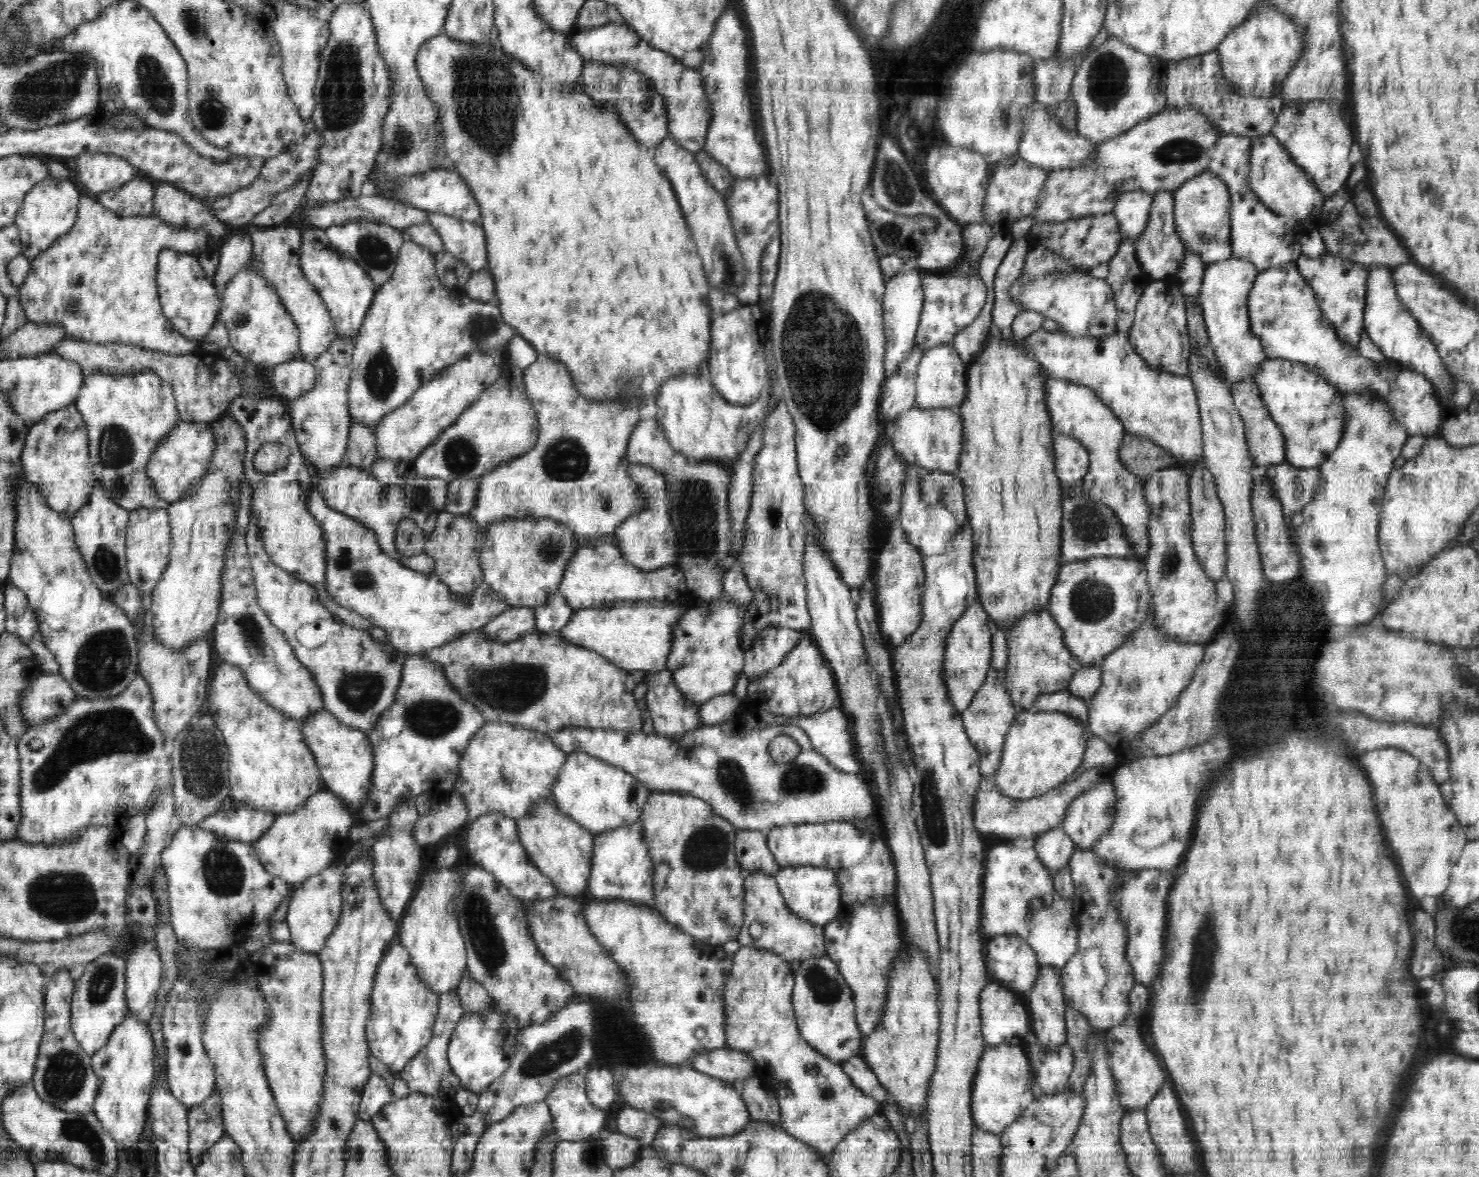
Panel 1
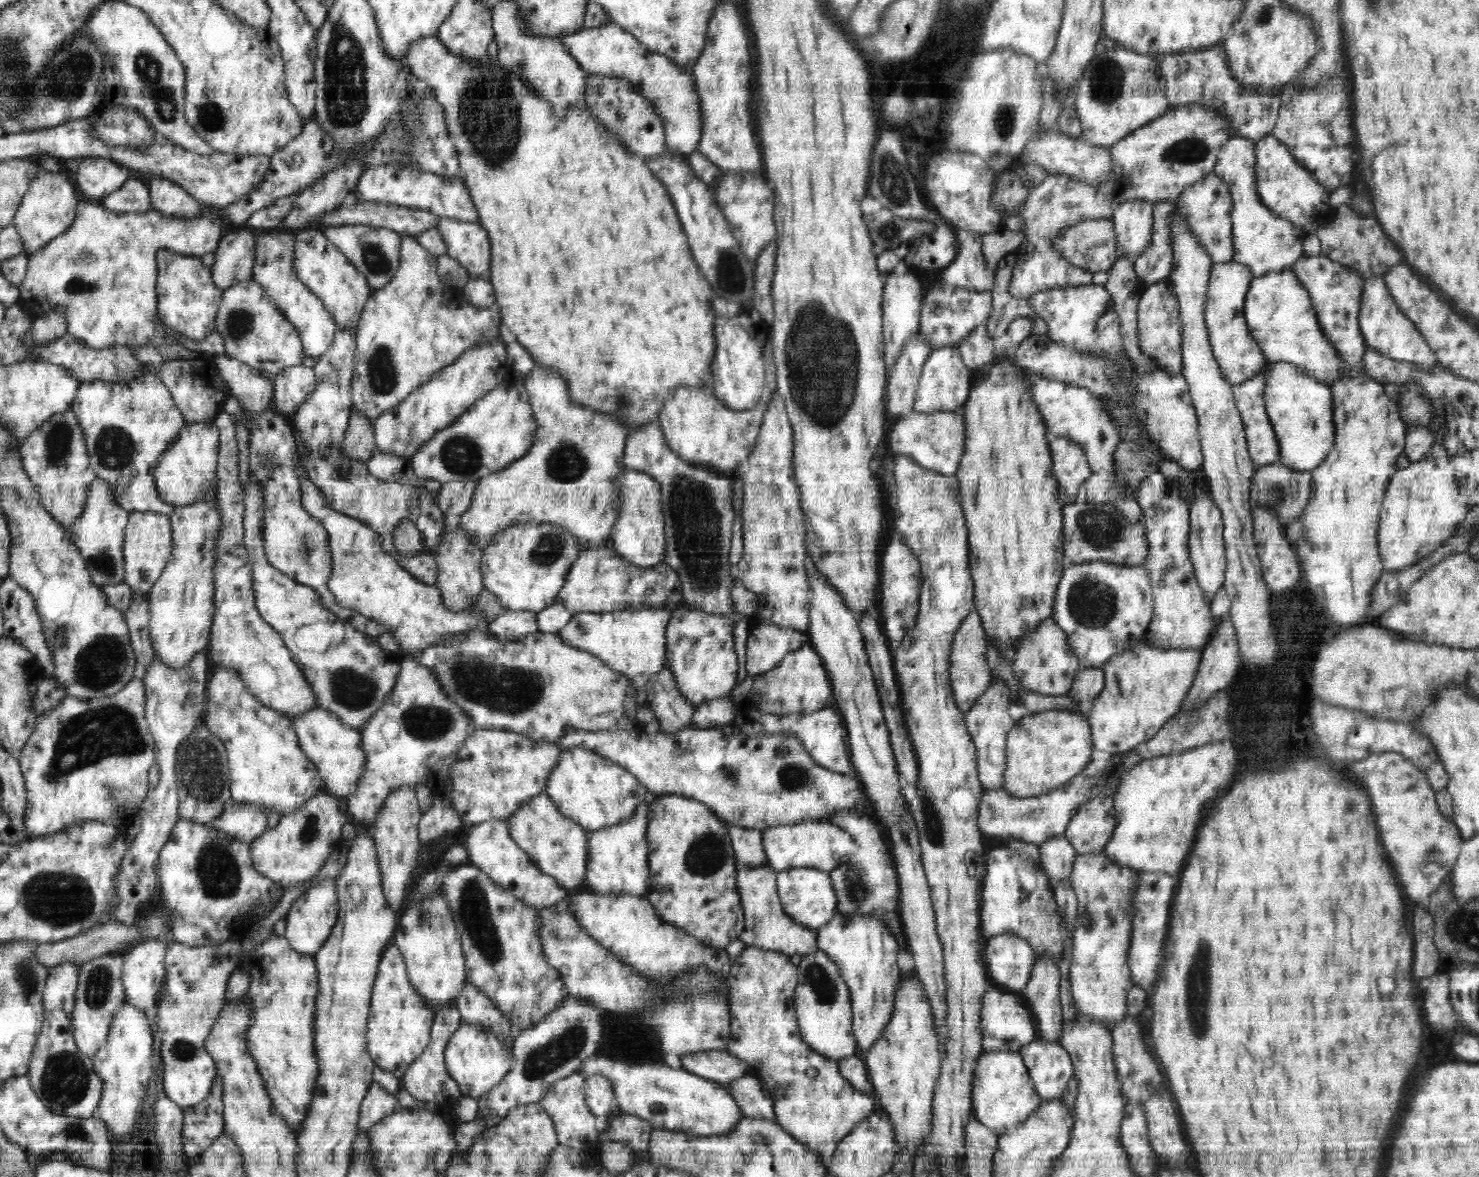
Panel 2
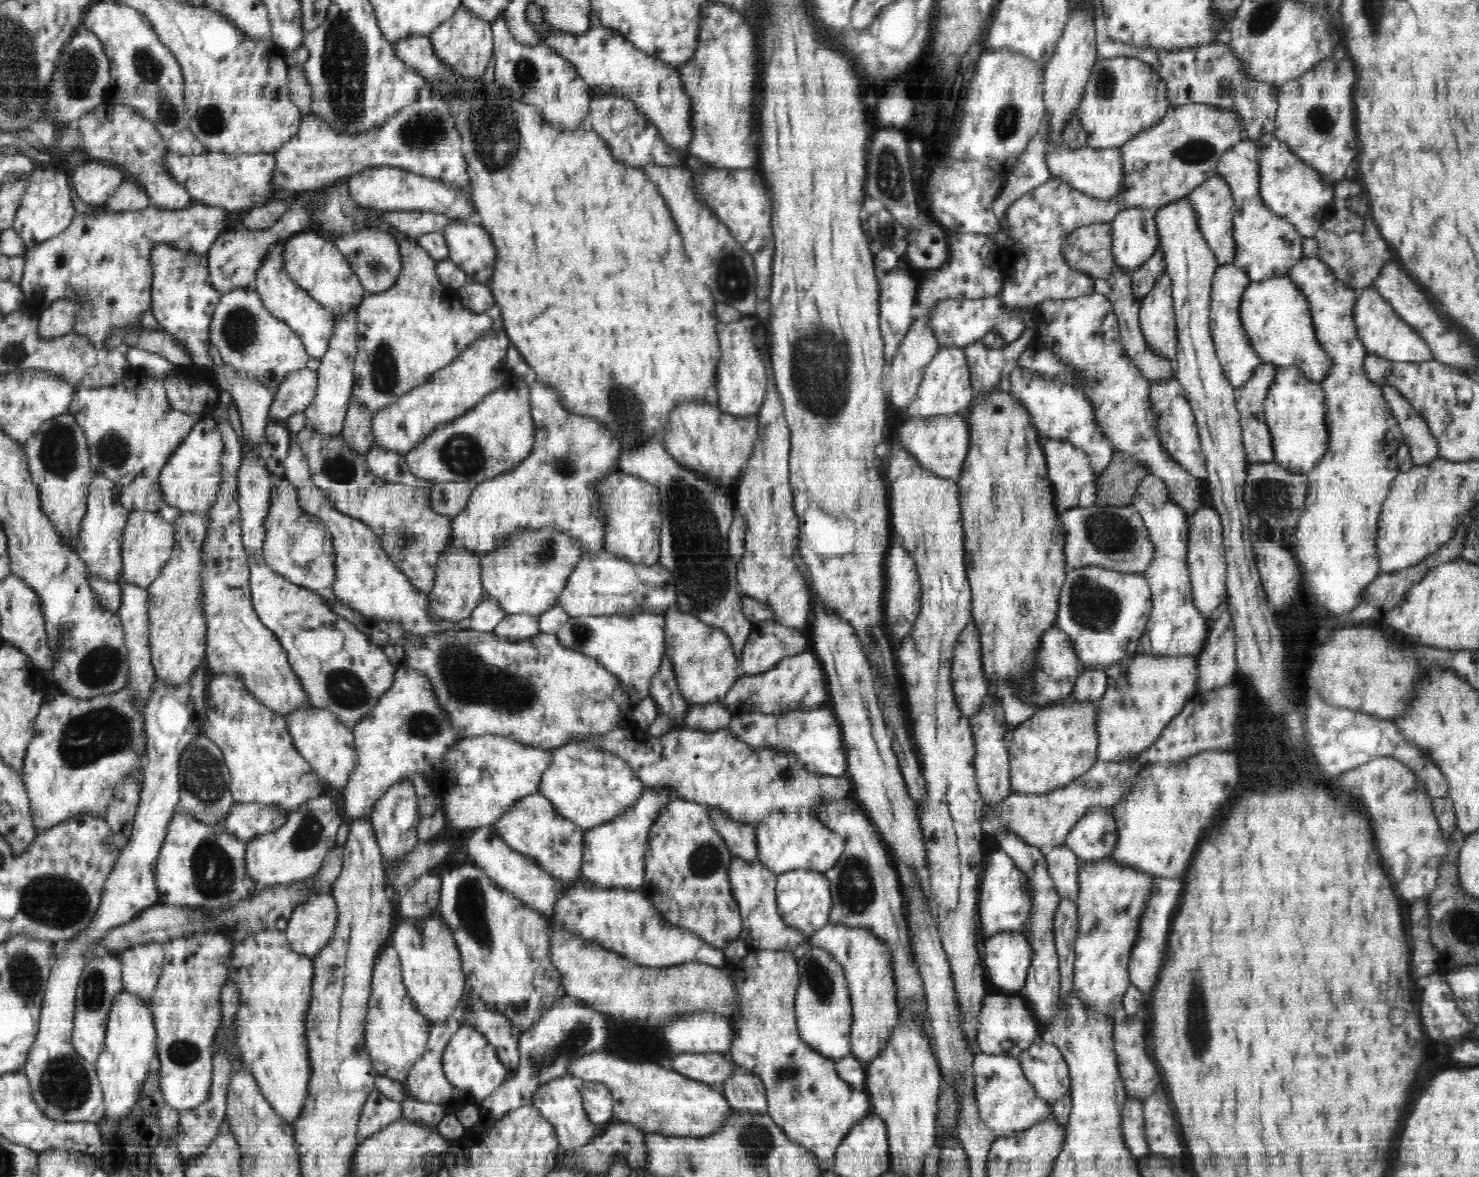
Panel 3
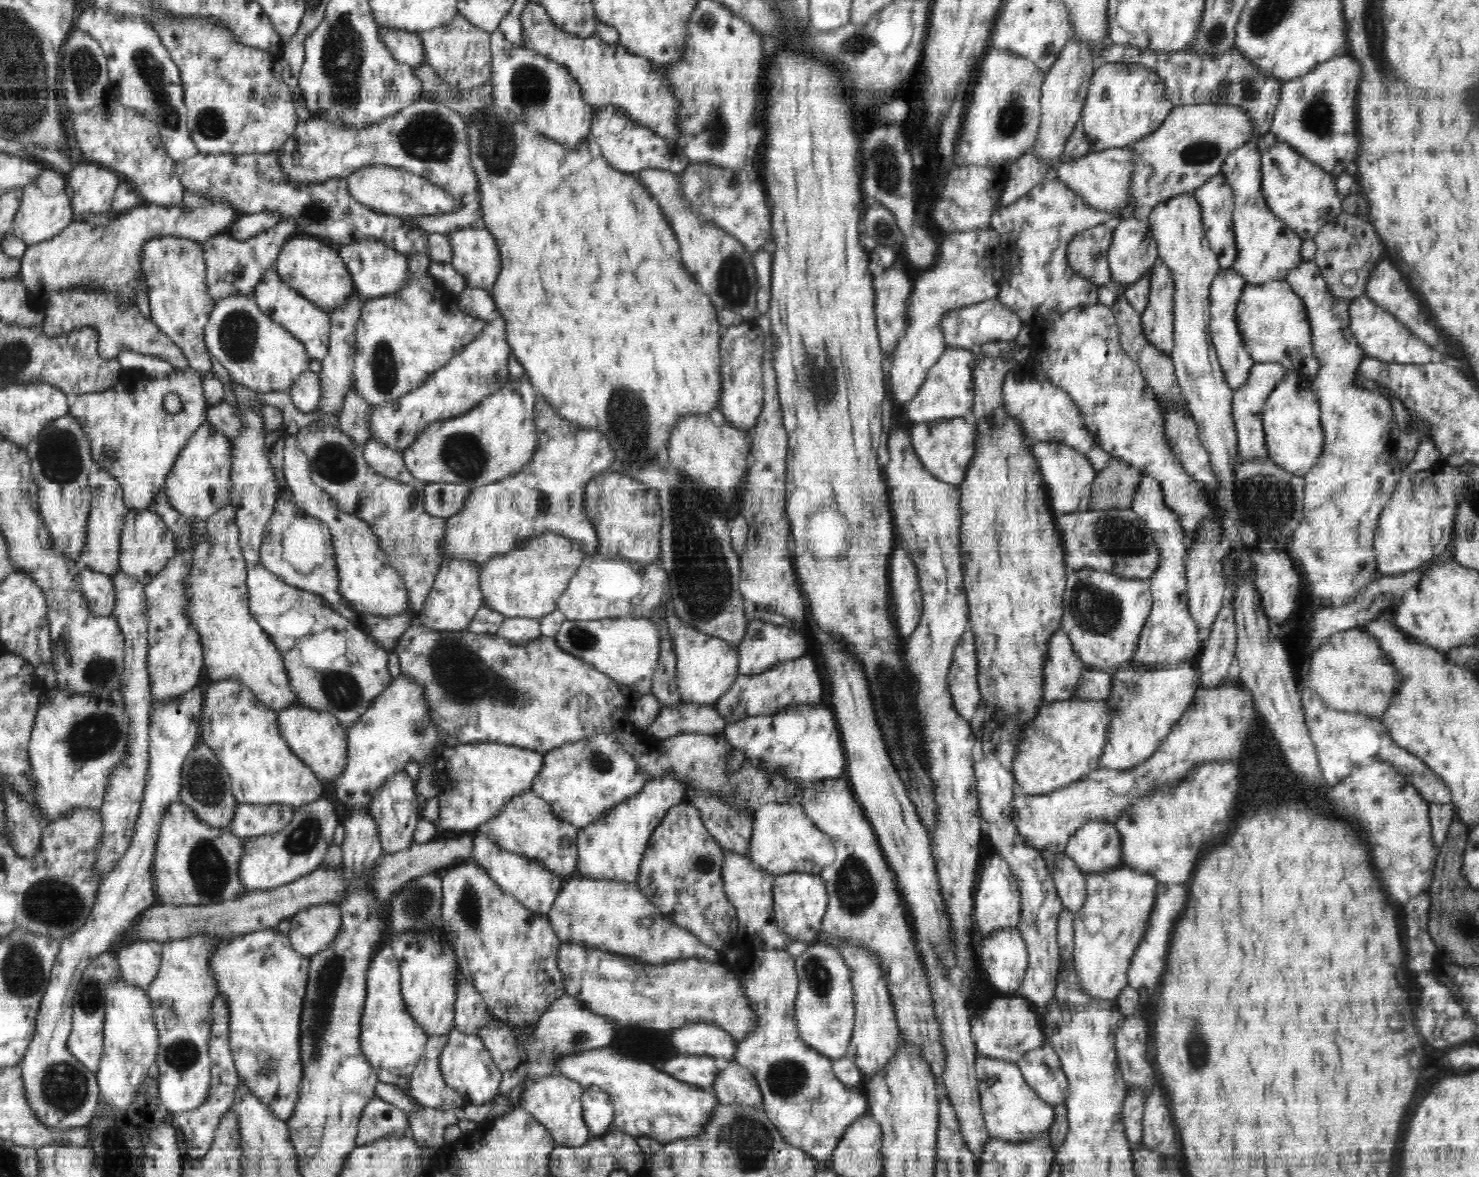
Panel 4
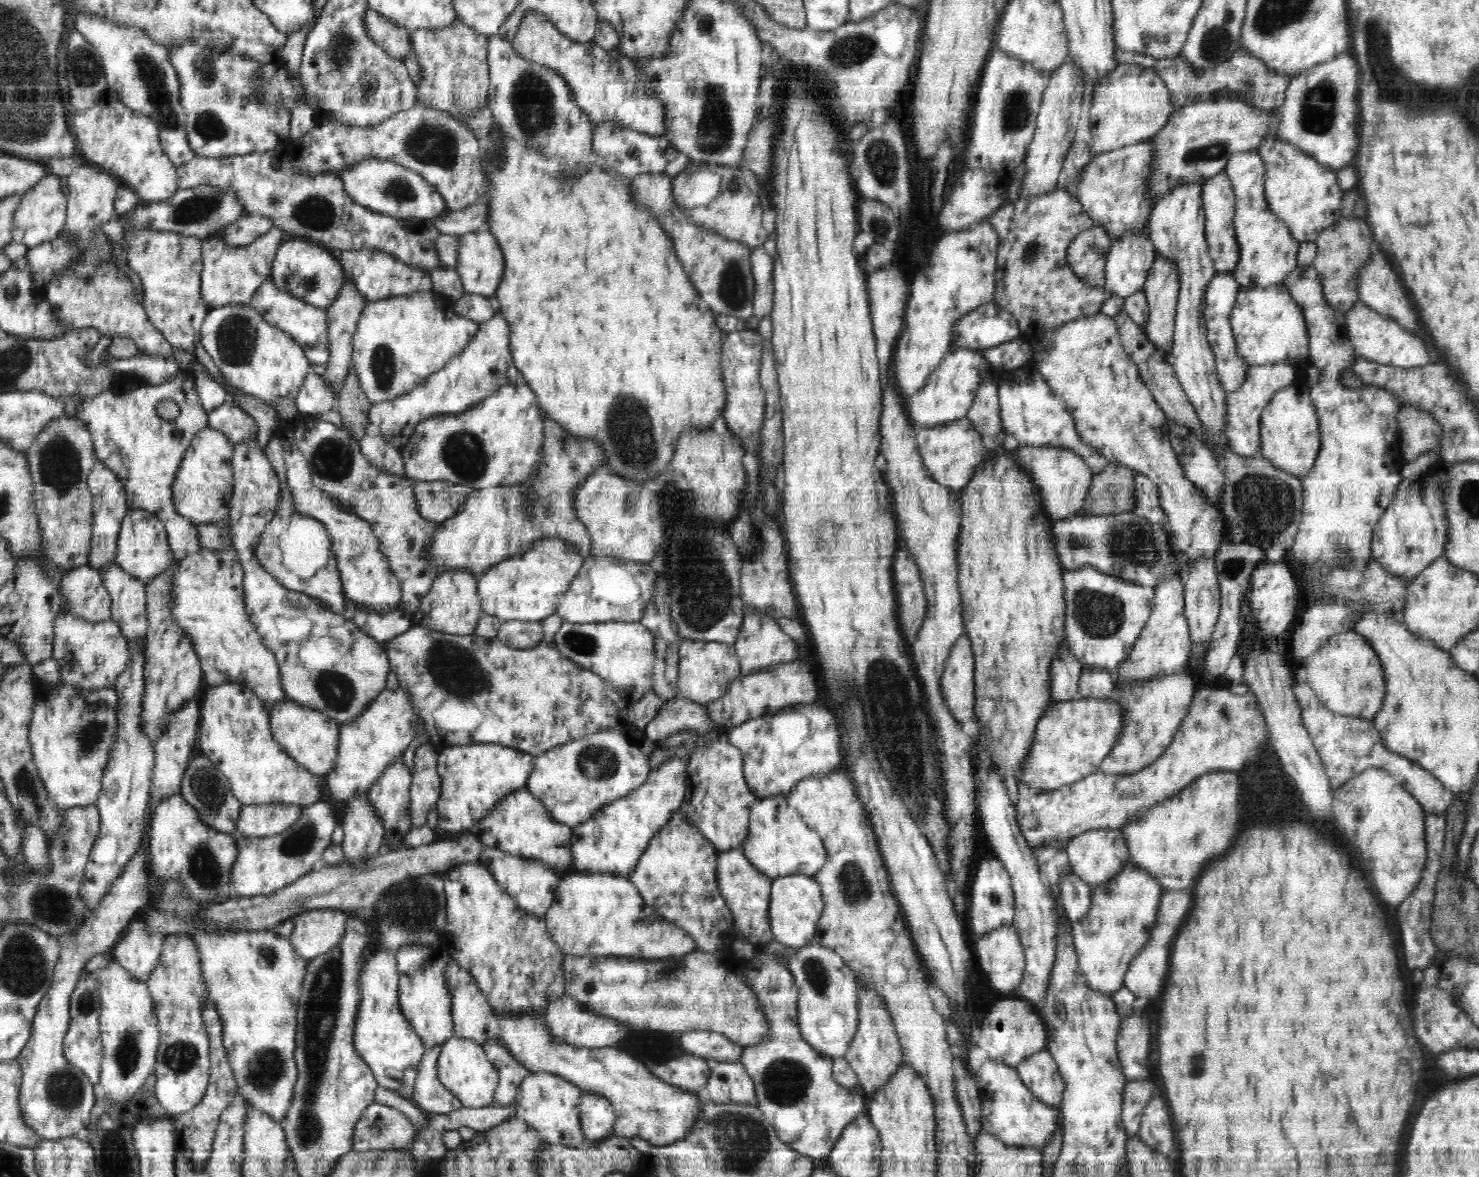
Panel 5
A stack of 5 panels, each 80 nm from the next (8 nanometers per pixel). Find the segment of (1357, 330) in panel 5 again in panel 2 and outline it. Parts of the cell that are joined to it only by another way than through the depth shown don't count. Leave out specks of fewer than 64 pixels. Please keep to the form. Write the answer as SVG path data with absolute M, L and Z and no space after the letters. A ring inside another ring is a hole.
M1383 275L1372 276L1365 280L1360 301L1359 325L1365 346L1377 350L1380 354L1397 361L1414 363L1424 369L1438 365L1437 356L1426 339L1415 324L1400 311L1396 301L1390 296Z

